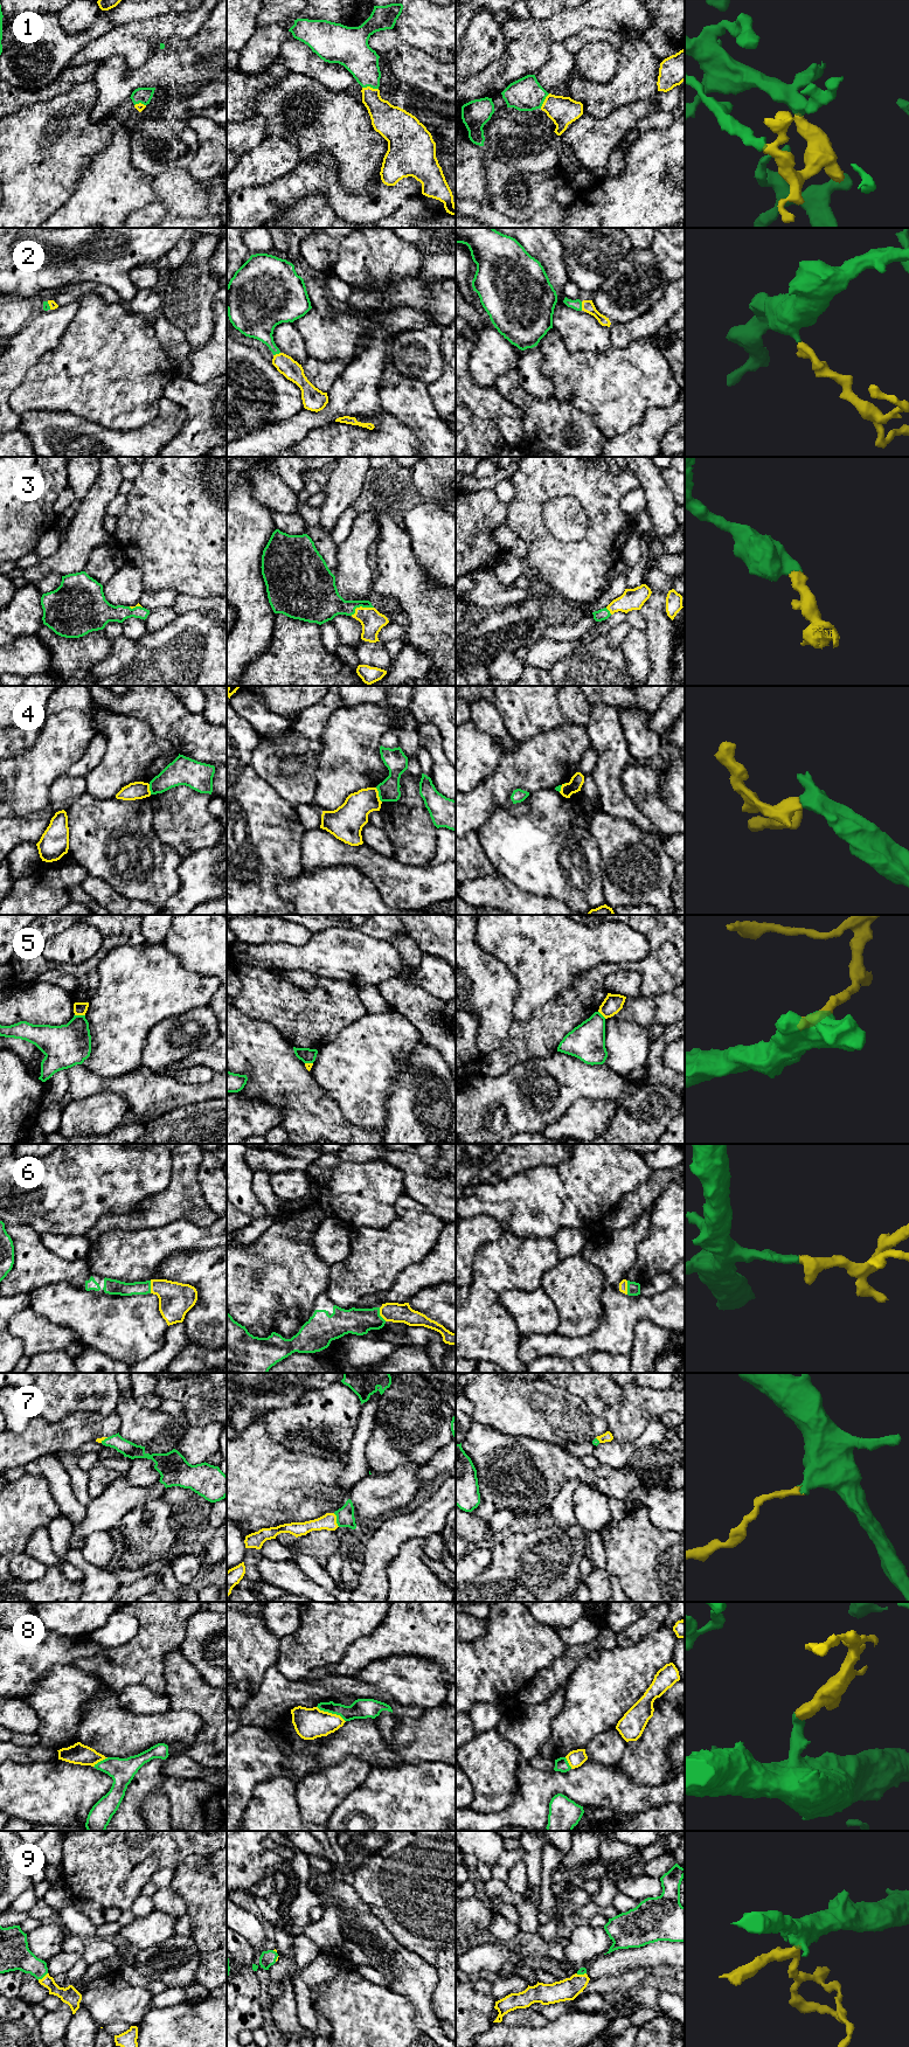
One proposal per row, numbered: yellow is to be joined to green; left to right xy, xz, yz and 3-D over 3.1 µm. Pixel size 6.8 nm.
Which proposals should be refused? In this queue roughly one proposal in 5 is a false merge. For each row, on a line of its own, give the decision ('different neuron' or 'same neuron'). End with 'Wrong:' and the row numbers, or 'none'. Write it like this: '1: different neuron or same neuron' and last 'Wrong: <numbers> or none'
1: same neuron
2: same neuron
3: same neuron
4: different neuron
5: different neuron
6: same neuron
7: same neuron
8: same neuron
9: same neuron
Wrong: 4, 5

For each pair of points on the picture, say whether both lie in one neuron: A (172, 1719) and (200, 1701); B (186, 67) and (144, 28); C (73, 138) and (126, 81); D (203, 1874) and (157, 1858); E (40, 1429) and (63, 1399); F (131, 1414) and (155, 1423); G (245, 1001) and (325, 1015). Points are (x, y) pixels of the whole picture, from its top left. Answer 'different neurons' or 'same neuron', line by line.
A: different neurons
B: different neurons
C: different neurons
D: different neurons
E: different neurons
F: same neuron
G: same neuron

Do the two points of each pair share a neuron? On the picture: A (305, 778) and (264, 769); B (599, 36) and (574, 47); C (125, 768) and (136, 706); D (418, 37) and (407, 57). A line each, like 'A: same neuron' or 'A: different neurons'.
A: same neuron
B: same neuron
C: different neurons
D: different neurons

